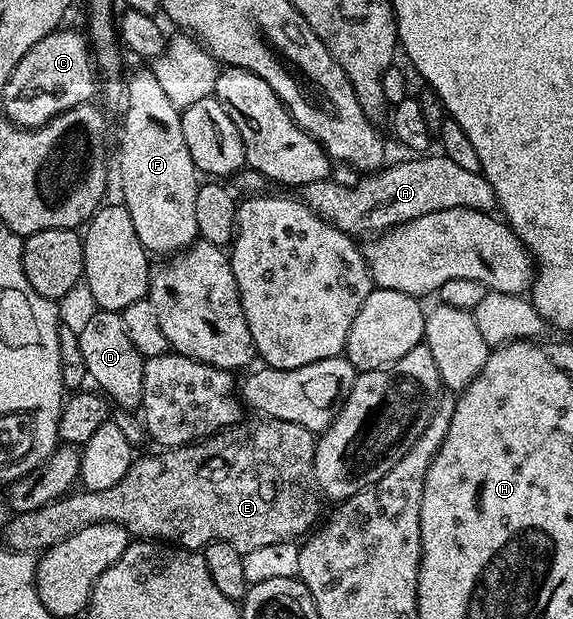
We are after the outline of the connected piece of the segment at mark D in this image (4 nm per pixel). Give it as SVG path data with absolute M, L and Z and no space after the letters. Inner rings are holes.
M94 309L93 315L77 330L79 349L83 351L85 373L92 385L109 399L114 407L136 411L143 400L143 364L145 359L131 344L127 328L116 310ZM97 385L97 386L96 386Z

